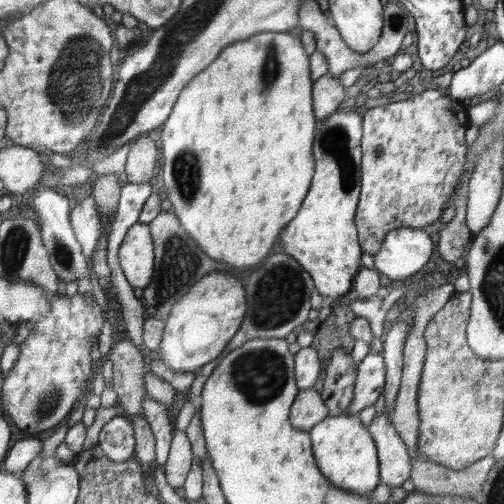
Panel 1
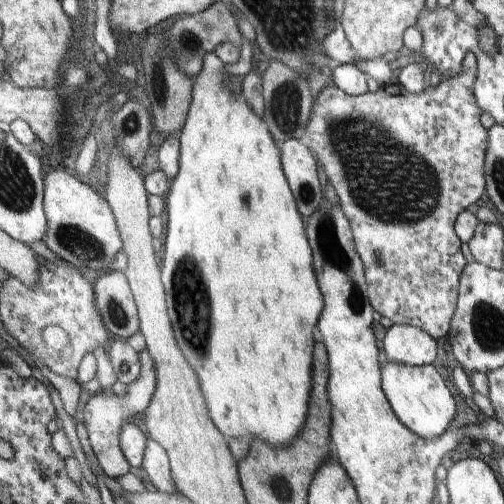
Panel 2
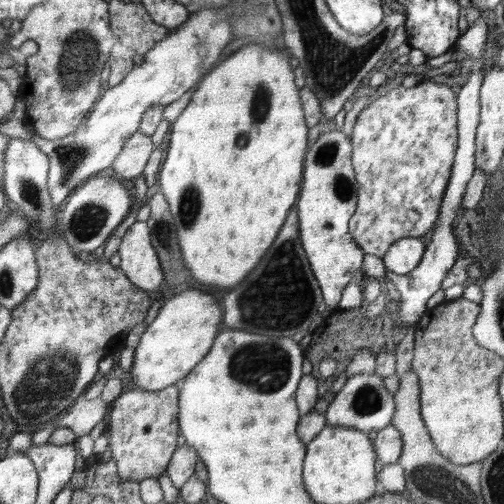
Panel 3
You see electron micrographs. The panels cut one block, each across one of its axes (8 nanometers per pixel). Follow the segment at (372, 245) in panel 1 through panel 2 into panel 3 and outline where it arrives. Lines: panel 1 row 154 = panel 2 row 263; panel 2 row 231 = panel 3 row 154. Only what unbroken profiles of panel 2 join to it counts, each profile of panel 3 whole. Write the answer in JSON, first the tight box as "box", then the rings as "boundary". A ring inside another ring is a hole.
{"box":[349,82,457,258],"boundary":[[[393,82],[389,88],[381,90],[379,98],[375,98],[357,114],[351,136],[349,136],[349,144],[351,144],[351,168],[355,172],[355,184],[357,184],[357,208],[353,216],[349,218],[349,234],[353,236],[353,244],[363,254],[383,258],[389,246],[393,246],[393,242],[397,242],[399,238],[421,238],[433,228],[437,220],[437,210],[441,206],[441,198],[443,198],[443,192],[451,174],[451,166],[453,166],[453,156],[457,150],[457,92],[455,88],[451,84],[435,84],[435,82],[419,82],[413,88],[403,88],[399,82]]]}

